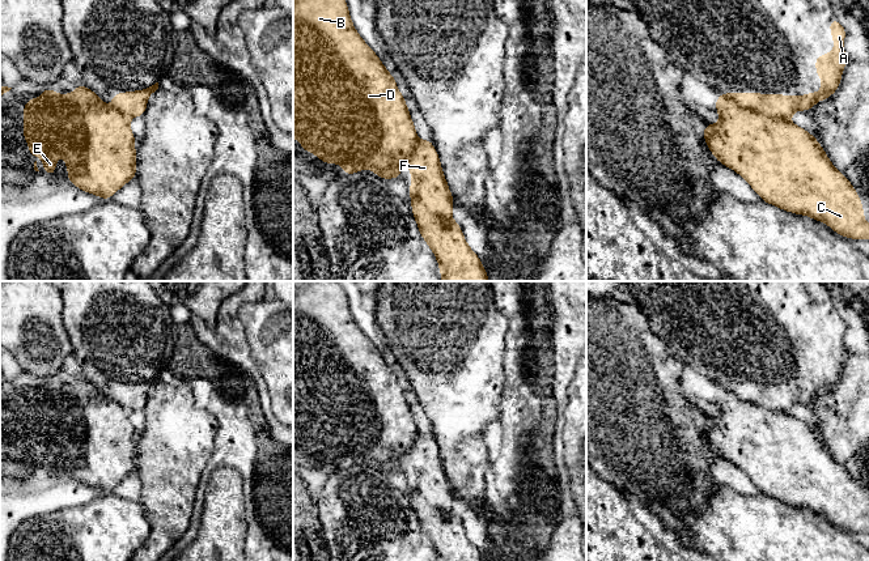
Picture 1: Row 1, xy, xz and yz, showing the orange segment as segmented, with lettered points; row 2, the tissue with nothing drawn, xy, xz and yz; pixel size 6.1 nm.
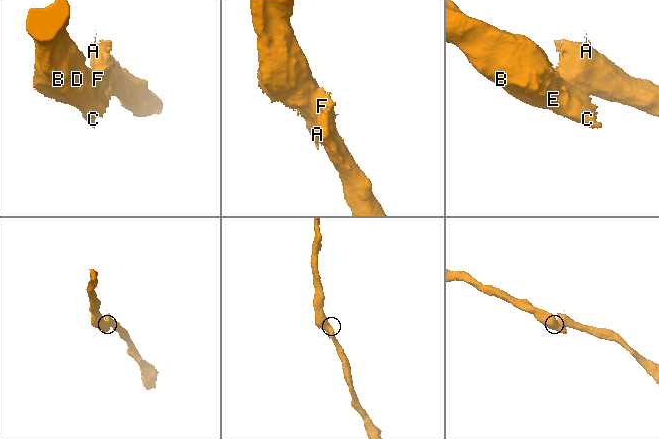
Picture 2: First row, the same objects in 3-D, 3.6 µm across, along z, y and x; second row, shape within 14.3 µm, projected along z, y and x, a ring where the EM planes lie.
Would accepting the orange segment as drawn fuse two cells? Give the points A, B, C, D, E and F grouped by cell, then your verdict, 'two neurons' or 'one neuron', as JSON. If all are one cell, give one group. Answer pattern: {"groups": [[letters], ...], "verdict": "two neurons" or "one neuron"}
{"groups": [["A", "F"], ["B", "C", "D", "E"]], "verdict": "two neurons"}

